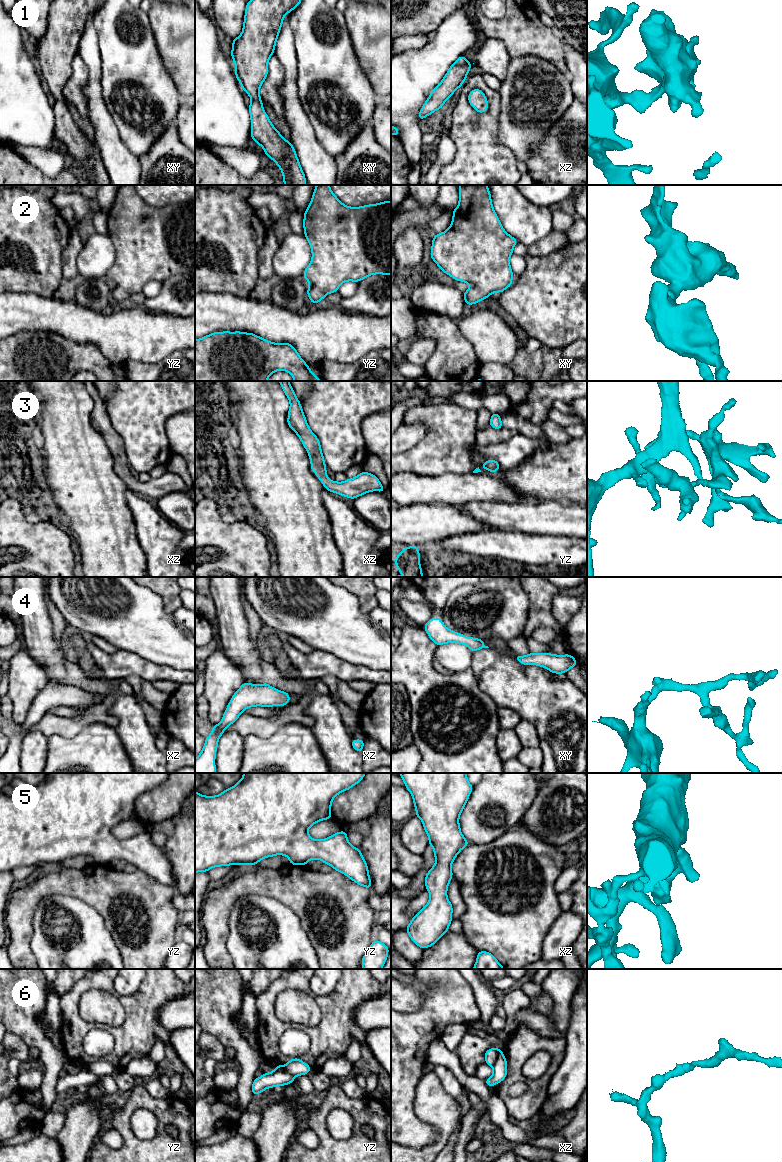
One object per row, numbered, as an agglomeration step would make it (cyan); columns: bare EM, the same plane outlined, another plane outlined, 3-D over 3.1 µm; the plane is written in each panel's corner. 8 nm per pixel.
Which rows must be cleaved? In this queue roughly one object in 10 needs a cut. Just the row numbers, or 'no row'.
6

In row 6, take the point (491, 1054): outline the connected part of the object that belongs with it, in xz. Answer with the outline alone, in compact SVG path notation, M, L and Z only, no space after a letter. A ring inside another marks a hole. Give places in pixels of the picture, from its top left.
M490 1048L485 1052L485 1063L493 1066L498 1055L501 1053L501 1048Z

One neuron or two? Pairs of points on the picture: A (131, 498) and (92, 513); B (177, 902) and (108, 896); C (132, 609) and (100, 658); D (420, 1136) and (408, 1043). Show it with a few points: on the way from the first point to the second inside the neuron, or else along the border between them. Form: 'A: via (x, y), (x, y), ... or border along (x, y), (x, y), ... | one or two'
A: border along (127, 488), (125, 500), (135, 522) | two
B: border along (174, 893), (172, 905), (180, 913) | two
C: border along (118, 649), (133, 652), (140, 657) | two
D: via (404, 1113), (404, 1066) | one

